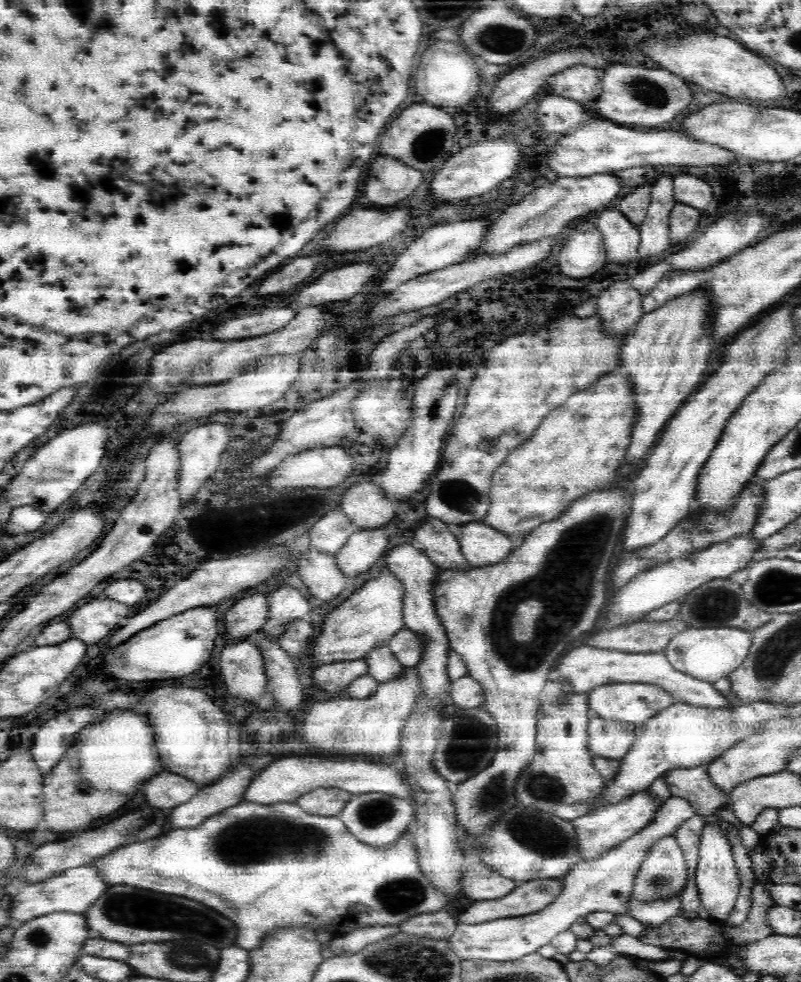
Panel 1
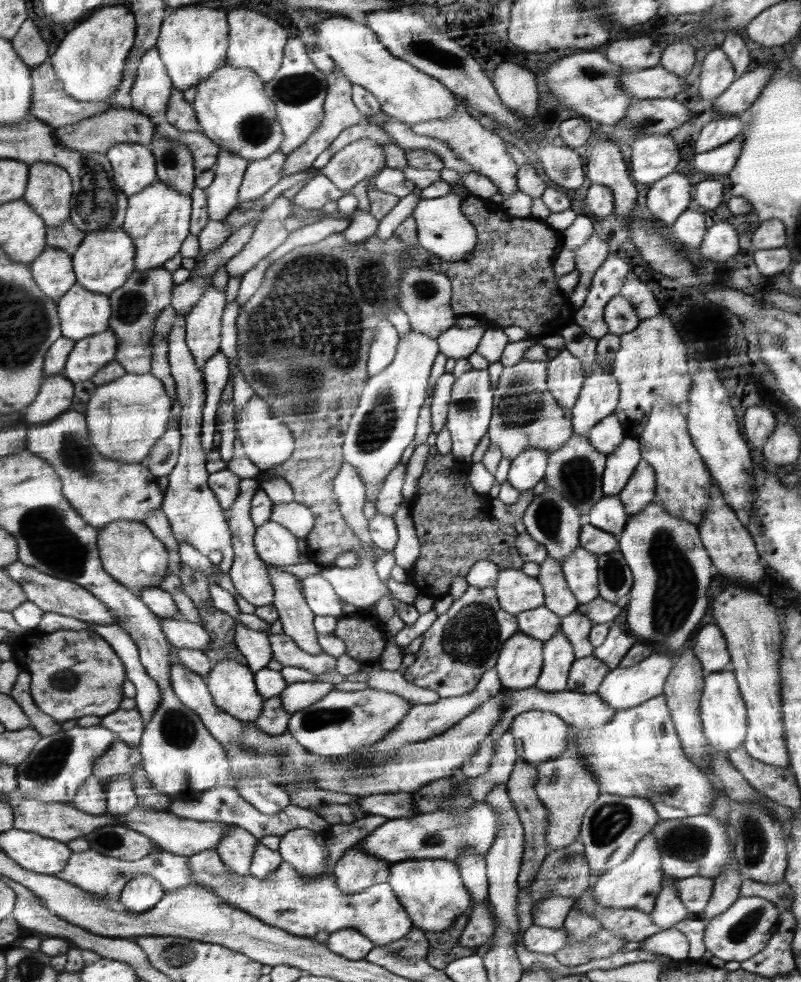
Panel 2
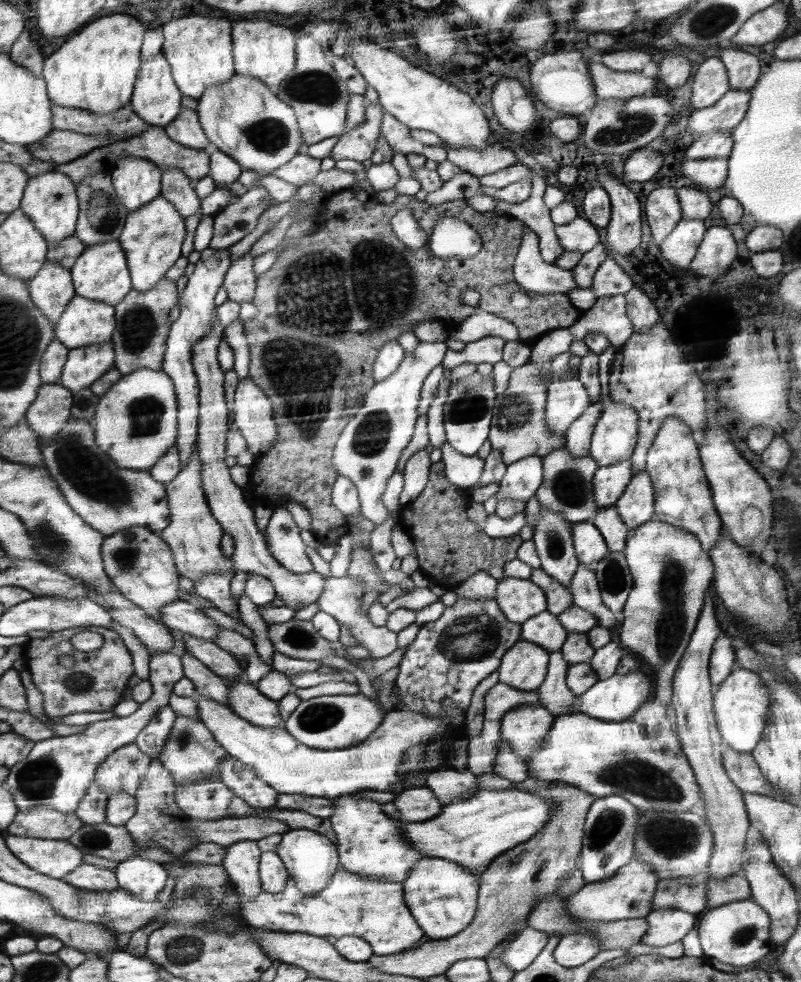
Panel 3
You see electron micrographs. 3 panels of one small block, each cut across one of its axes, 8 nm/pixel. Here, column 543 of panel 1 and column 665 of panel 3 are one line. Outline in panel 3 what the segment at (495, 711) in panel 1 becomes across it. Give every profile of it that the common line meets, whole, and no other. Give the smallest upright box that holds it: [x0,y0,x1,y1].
[620,518,714,690]

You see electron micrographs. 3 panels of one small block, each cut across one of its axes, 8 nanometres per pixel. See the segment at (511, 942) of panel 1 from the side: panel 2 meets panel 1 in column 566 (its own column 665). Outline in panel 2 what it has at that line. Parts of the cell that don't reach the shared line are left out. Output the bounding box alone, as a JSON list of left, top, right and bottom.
[649,876,692,930]

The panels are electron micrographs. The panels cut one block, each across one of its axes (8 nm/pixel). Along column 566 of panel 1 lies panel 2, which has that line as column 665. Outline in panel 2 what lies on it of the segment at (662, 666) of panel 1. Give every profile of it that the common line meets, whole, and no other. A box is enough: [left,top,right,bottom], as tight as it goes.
[597,652,674,710]

